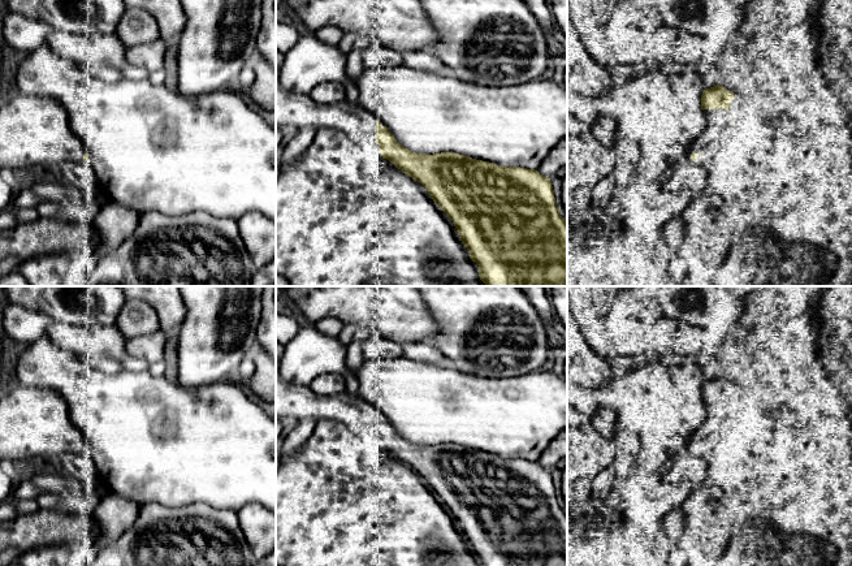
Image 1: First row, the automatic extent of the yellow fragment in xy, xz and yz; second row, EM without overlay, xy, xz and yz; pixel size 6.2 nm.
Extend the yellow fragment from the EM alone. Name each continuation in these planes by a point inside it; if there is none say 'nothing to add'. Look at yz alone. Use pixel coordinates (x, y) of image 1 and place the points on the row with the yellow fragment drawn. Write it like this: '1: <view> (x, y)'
1: yz (718, 129)

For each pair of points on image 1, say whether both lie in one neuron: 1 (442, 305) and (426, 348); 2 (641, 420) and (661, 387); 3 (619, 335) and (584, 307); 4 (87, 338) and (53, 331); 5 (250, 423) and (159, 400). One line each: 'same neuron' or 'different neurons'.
1: different neurons
2: same neuron
3: different neurons
4: same neuron
5: same neuron

